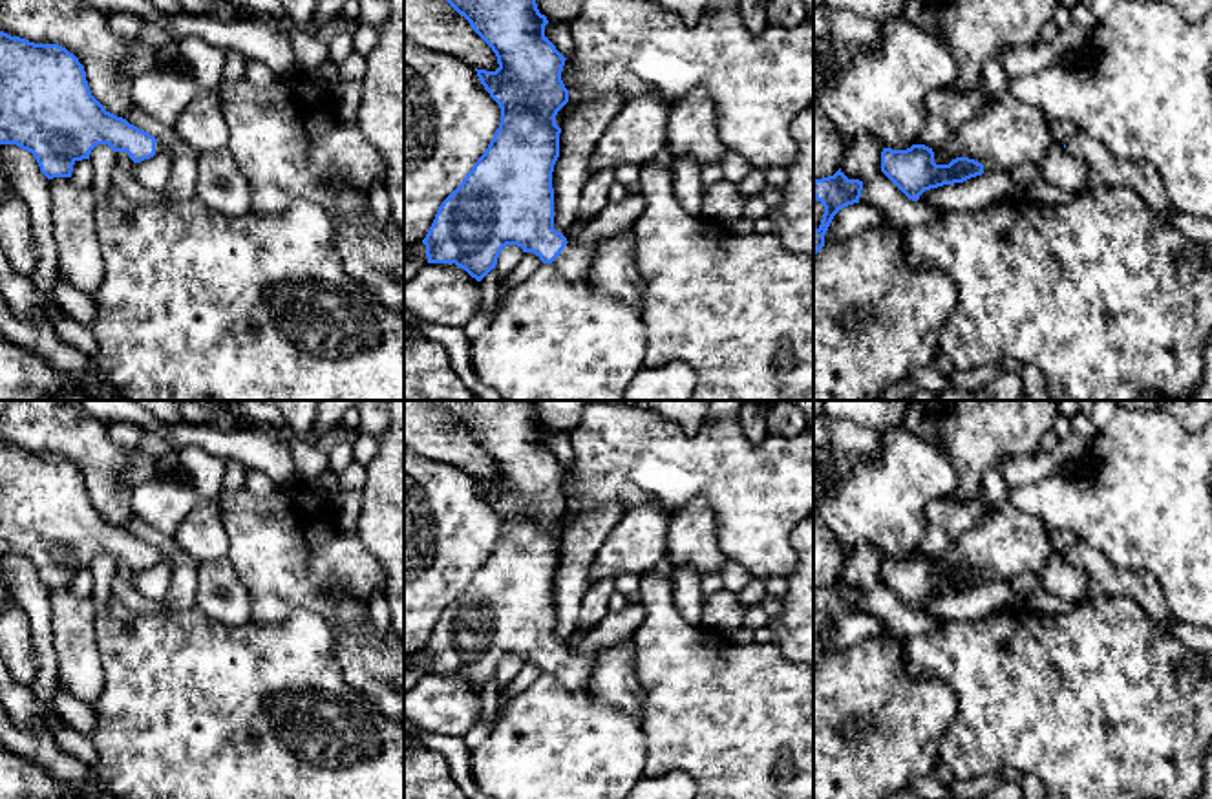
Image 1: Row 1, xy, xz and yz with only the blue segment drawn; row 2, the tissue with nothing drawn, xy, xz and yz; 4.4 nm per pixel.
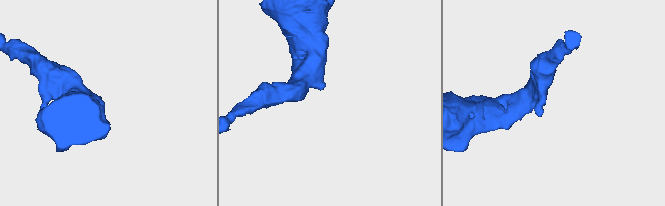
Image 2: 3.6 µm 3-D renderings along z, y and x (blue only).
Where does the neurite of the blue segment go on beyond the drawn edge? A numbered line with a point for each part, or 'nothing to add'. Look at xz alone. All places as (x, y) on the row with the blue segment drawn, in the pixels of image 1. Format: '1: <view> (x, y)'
1: xz (574, 260)

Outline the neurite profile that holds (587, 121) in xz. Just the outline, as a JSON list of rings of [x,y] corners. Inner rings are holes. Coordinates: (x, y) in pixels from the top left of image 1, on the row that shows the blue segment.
[[[605,93],[574,104],[561,126],[559,157],[552,172],[554,229],[565,234],[576,221],[590,161],[611,121],[627,104],[620,93]]]

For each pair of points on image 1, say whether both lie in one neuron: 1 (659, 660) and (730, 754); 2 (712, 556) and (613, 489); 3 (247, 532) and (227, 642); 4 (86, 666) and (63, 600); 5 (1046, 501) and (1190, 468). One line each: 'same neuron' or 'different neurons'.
1: same neuron
2: different neurons
3: different neurons
4: same neuron
5: same neuron

